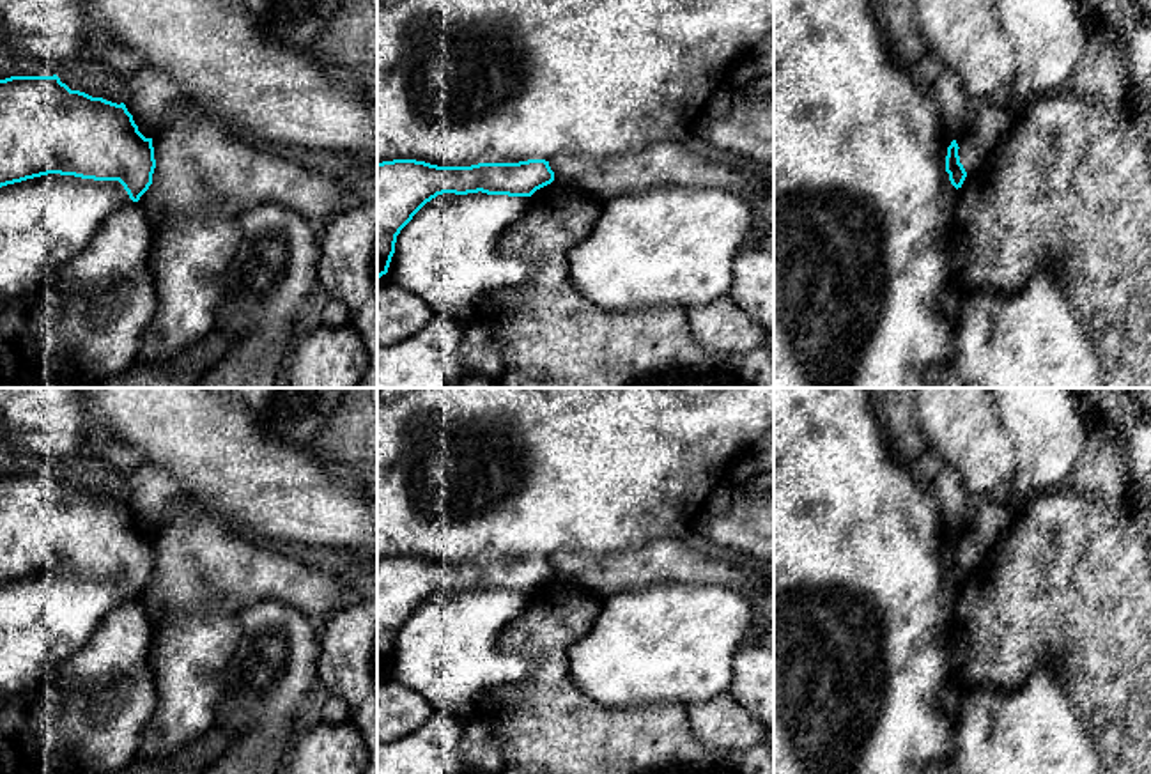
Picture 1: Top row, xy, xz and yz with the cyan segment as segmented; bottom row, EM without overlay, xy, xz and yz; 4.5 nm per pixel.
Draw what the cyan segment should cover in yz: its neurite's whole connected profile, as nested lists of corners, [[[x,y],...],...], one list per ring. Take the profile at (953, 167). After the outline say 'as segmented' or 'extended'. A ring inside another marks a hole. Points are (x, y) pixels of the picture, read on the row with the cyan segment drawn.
[[[953,140],[951,145],[947,147],[947,156],[946,156],[946,172],[949,174],[949,181],[956,190],[962,188],[967,177],[967,172],[960,163],[958,149],[960,147],[956,140]]]; as segmented

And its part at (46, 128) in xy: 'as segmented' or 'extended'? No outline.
as segmented

